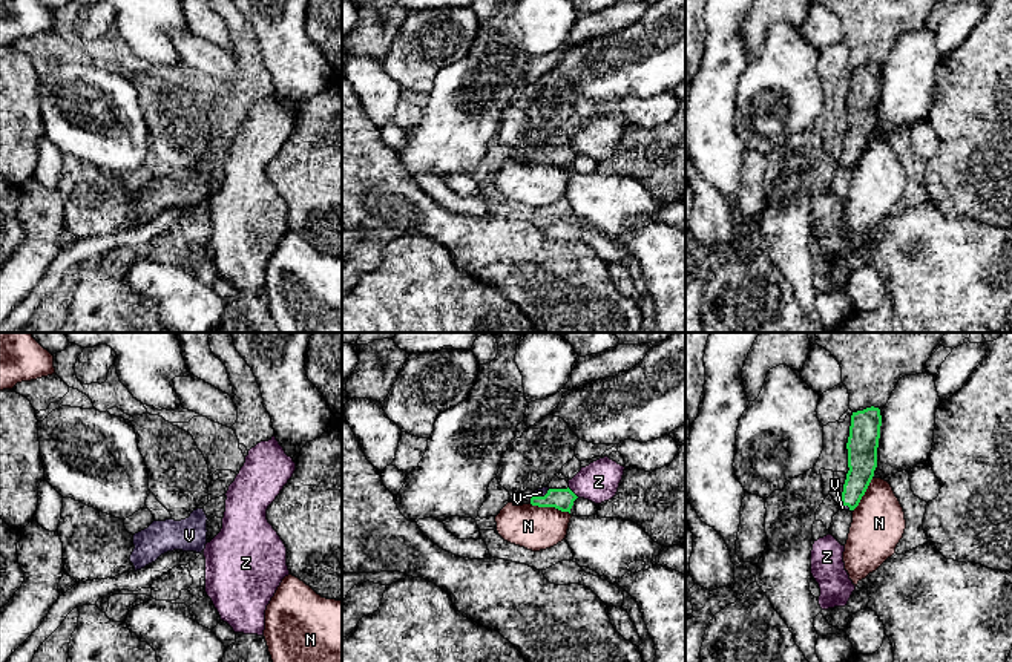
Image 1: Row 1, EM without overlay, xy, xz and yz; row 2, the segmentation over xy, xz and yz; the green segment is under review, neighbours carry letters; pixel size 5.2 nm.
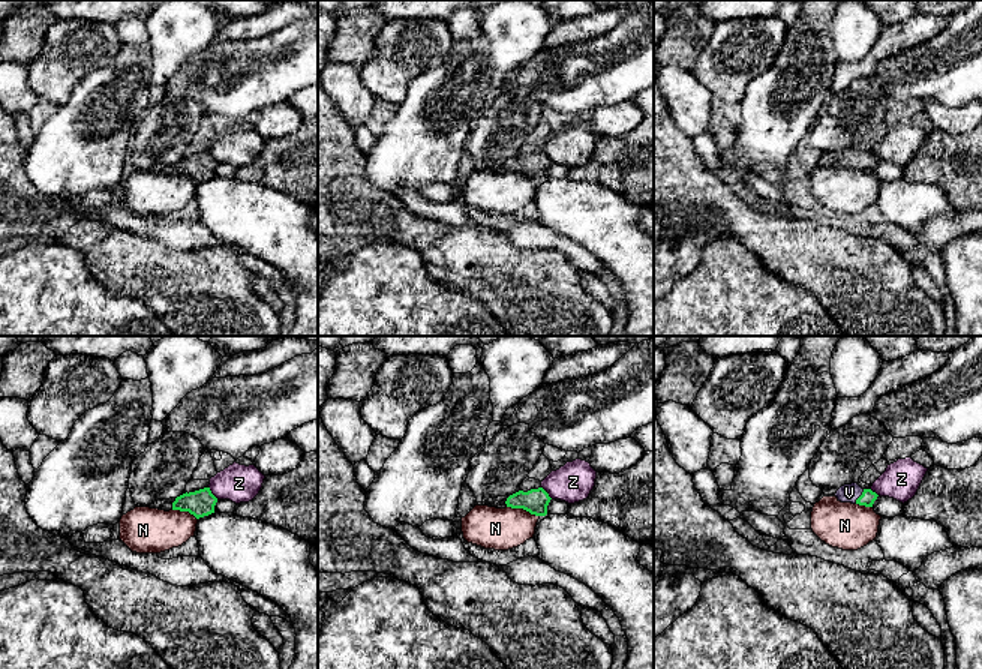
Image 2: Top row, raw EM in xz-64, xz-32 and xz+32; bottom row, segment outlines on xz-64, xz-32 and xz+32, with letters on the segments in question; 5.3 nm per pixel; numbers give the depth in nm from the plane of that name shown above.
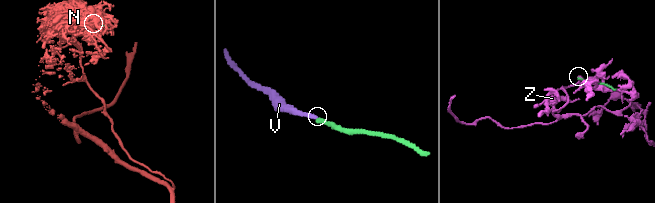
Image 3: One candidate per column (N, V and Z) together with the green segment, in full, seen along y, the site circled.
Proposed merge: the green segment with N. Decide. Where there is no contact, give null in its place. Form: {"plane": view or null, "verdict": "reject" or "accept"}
{"plane": "xz", "verdict": "reject"}

